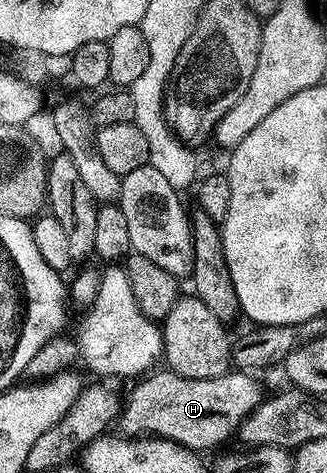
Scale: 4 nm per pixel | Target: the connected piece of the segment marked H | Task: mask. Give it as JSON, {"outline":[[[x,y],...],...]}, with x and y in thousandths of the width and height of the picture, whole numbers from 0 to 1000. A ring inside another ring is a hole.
{"outline":[[[526,784],[480,786],[410,812],[422,814],[364,875],[373,918],[502,924],[593,953],[651,949],[709,915],[716,922],[804,846],[798,814],[761,784],[703,784],[657,801],[572,801]]]}

